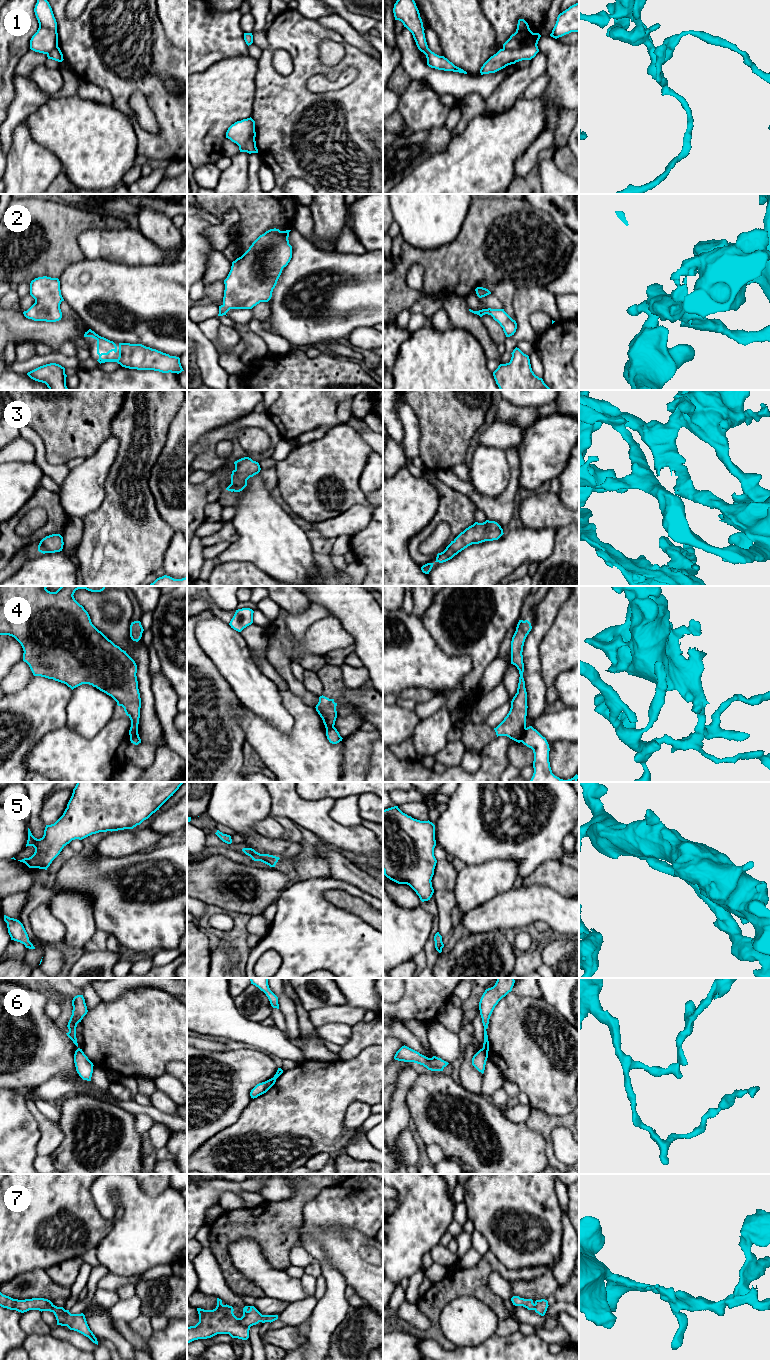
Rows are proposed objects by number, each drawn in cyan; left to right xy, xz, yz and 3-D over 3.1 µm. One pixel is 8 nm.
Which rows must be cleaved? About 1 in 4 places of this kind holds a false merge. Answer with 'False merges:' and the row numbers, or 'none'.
False merges: 1, 4, 6

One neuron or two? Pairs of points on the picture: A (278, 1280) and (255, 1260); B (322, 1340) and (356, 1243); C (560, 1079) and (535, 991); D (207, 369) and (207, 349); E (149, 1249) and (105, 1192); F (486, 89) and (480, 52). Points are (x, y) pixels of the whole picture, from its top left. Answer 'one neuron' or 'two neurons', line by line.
A: one neuron
B: two neurons
C: two neurons
D: one neuron
E: one neuron
F: two neurons

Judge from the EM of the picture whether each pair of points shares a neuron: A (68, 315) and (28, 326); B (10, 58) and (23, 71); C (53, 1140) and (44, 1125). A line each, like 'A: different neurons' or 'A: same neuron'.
A: same neuron
B: different neurons
C: same neuron

